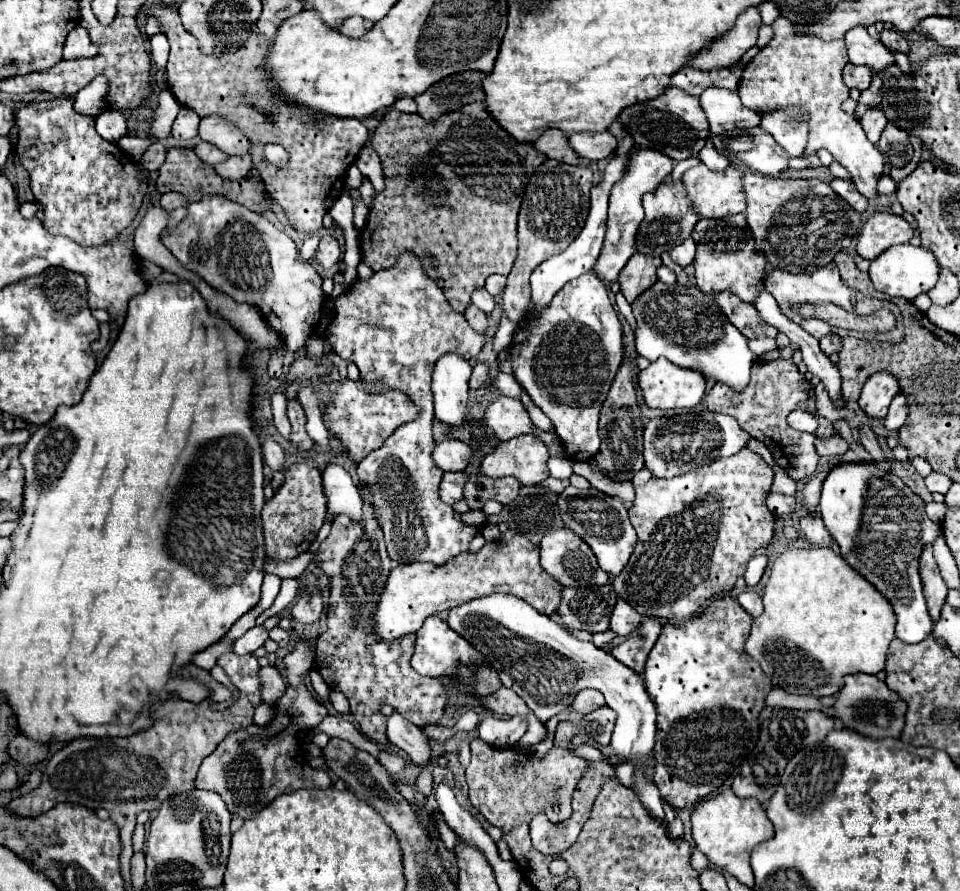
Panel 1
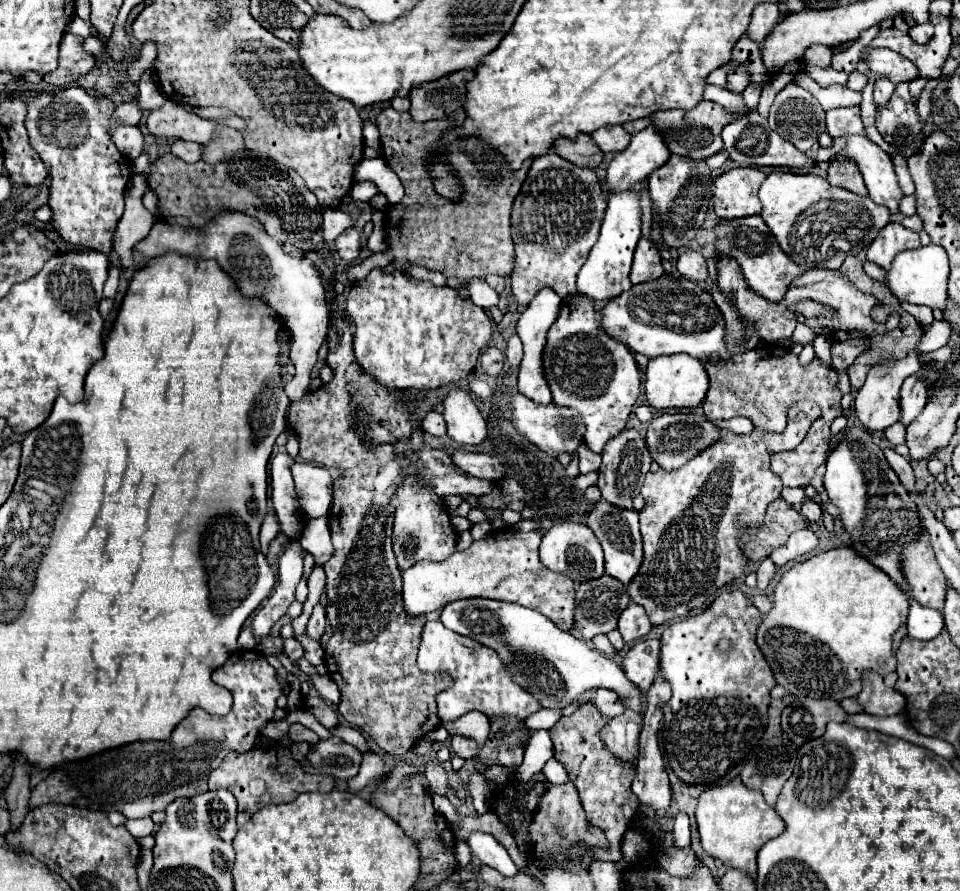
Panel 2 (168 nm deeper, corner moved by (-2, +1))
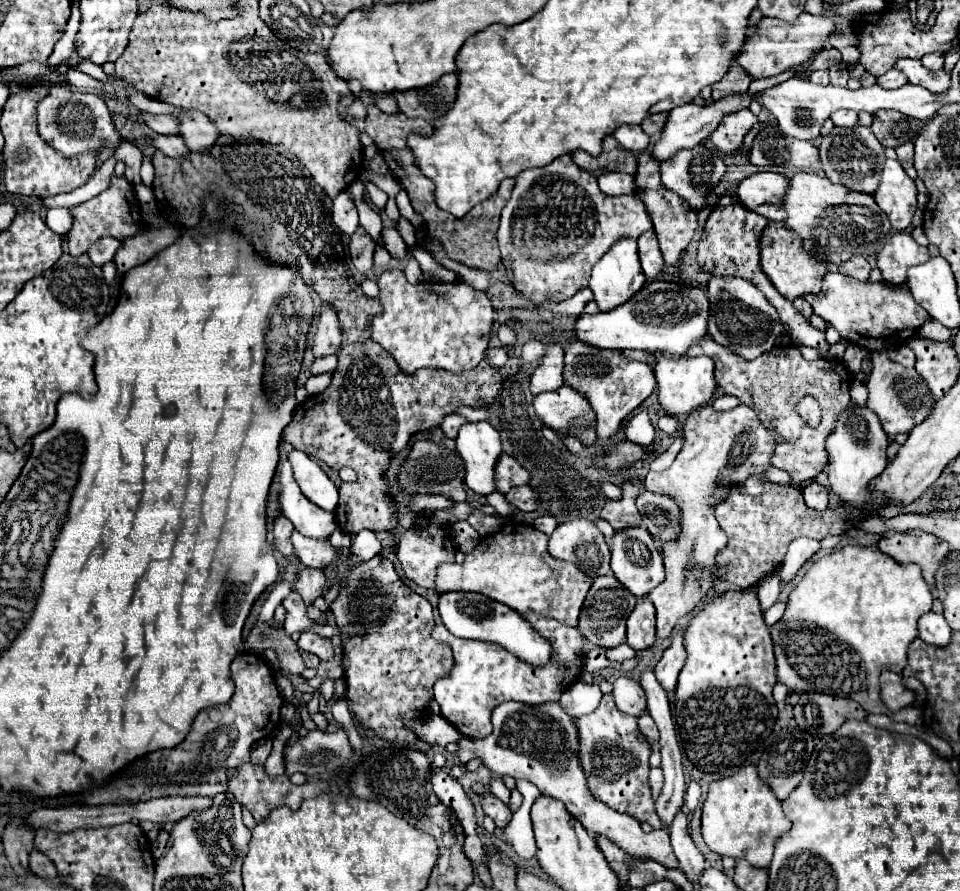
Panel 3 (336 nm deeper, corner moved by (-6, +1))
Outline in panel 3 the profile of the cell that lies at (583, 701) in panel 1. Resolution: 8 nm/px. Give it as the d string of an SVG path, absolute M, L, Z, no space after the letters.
M617 678L613 696L617 708L629 716L641 716L647 710L645 692L641 684L633 678Z

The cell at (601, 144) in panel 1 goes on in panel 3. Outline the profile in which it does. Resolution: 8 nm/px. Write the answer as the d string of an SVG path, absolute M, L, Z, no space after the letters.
M619 126L613 136L623 148L631 152L643 152L649 146L649 136L643 132L641 126Z

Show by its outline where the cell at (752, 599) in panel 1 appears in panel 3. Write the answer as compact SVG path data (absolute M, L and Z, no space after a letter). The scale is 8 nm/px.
M777 602L777 604L773 604L763 616L765 616L765 622L769 624L769 626L773 626L775 622L779 622L781 618L783 618L783 612L785 612L785 604L783 602Z

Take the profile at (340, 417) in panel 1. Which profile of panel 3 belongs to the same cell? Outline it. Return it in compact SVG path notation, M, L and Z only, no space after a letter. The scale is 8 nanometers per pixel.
M451 414L451 416L447 416L447 418L443 420L441 428L443 428L443 432L445 432L449 438L457 438L457 432L459 432L459 428L461 428L463 424L467 424L467 422L469 422L467 418L463 418L463 416L457 416L457 414Z

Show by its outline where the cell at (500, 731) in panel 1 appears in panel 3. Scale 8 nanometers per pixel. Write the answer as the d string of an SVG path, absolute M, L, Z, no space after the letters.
M577 680L575 684L571 684L571 688L567 692L563 692L559 702L569 716L579 718L583 714L593 712L599 706L601 696L603 694L597 684L587 684L583 680Z

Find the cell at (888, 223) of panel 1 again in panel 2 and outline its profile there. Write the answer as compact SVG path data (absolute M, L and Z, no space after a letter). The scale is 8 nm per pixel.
M889 222L885 228L879 230L879 236L867 248L867 260L879 264L881 268L889 268L891 260L907 248L919 246L919 234L905 228L903 224Z

